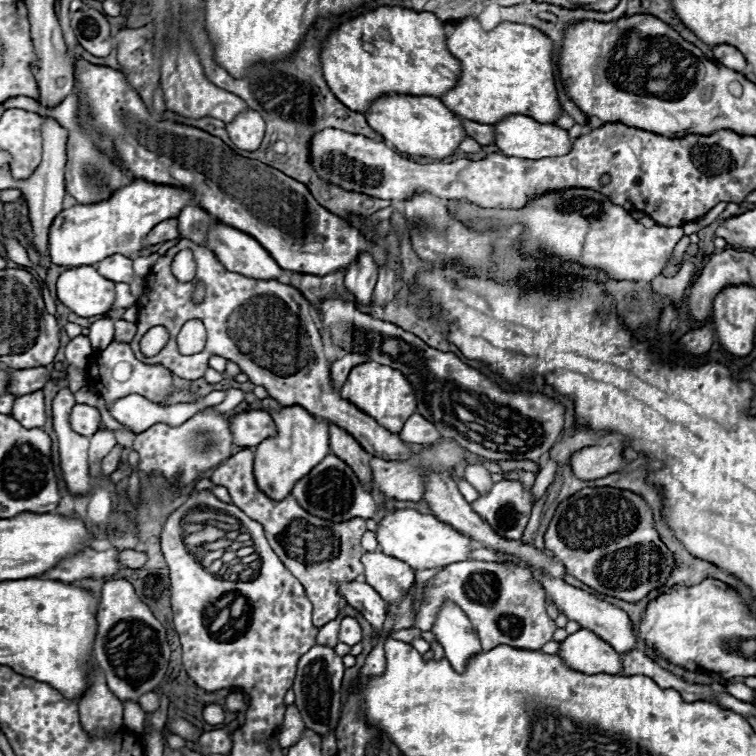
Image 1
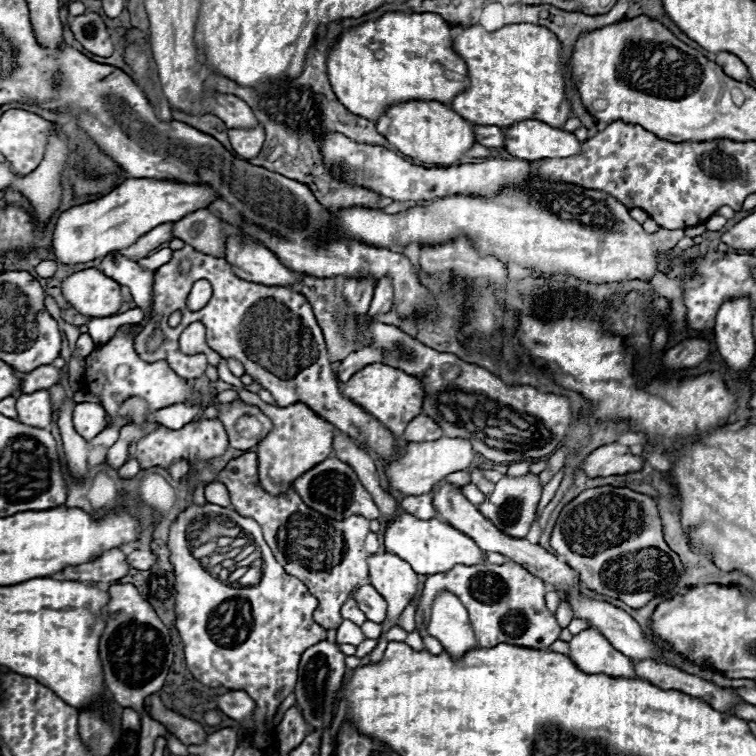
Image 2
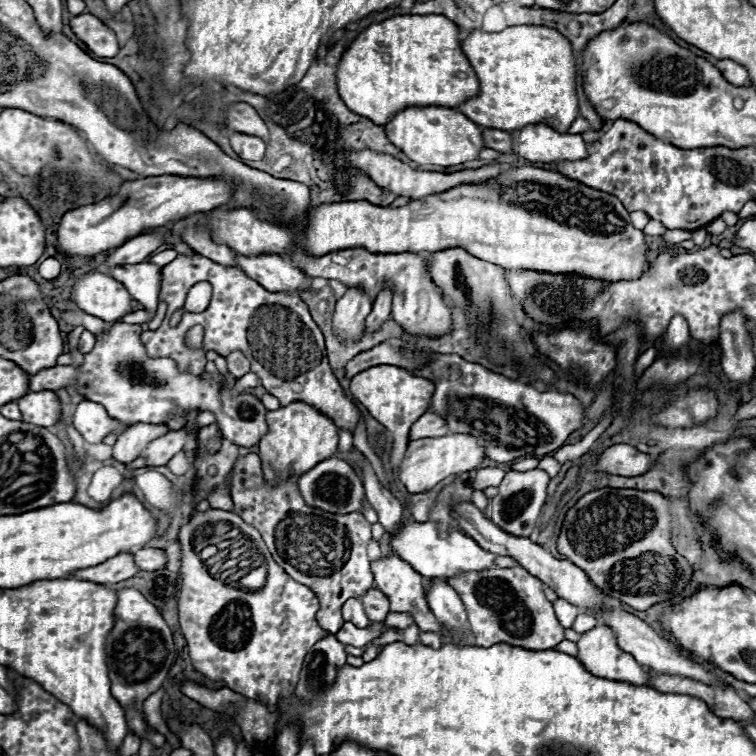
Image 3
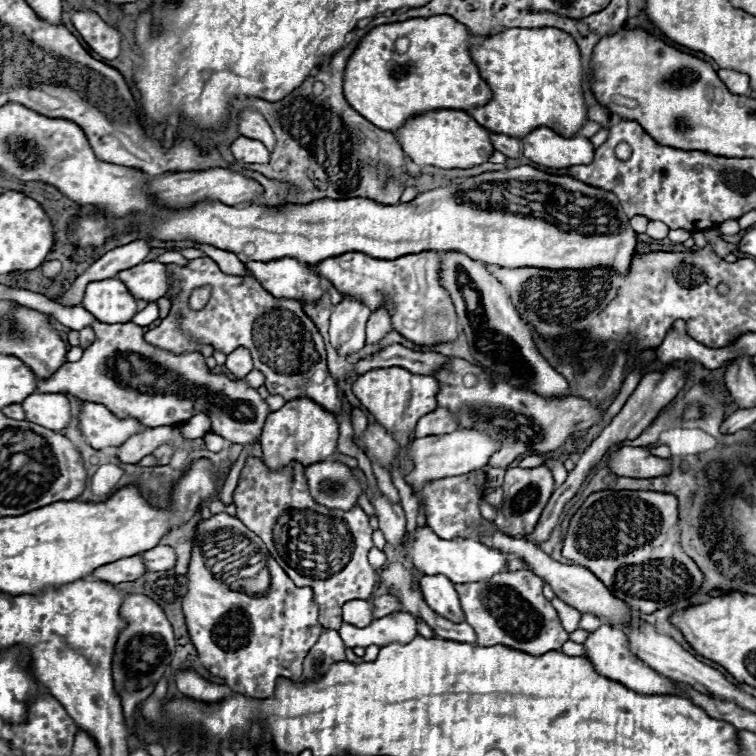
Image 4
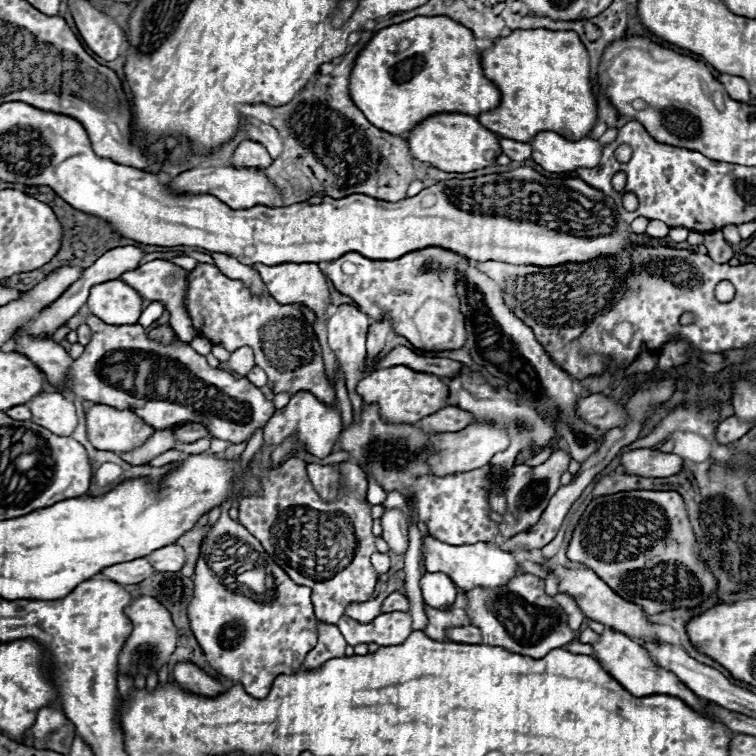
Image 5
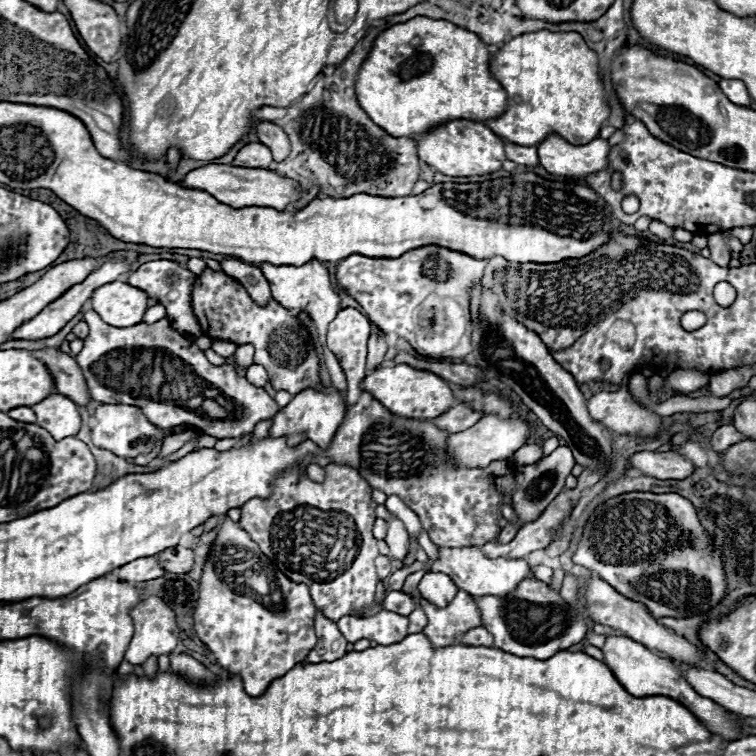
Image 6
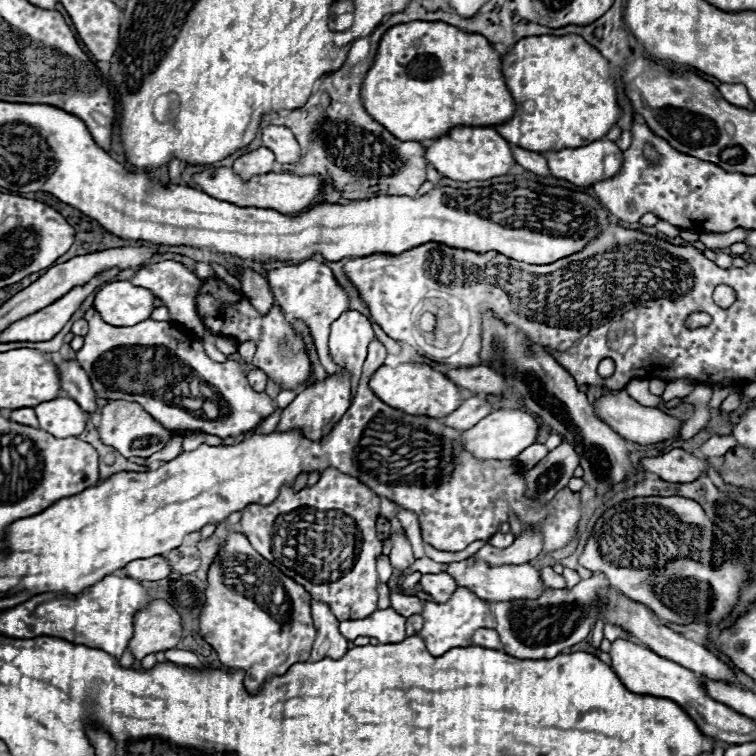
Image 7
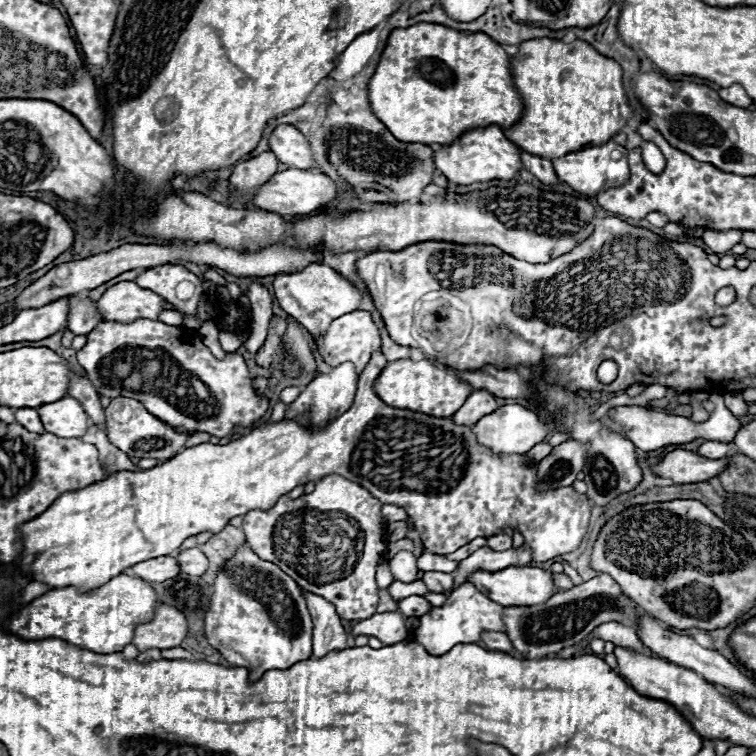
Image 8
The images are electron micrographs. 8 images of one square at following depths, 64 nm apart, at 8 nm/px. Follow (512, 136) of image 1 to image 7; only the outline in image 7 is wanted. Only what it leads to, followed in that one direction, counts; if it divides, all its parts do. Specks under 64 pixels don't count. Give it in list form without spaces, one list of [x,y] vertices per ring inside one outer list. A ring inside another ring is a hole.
[[[598,140],[582,148],[544,152],[550,174],[578,188],[592,188],[596,182],[614,178],[622,170],[622,150],[612,140]]]

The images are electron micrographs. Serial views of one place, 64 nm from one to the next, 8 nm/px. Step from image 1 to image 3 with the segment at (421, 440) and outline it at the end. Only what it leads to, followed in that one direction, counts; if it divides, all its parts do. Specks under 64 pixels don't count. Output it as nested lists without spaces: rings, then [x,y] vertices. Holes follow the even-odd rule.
[[[436,412],[422,414],[410,428],[410,440],[418,440],[418,436],[446,436],[450,430],[446,426],[446,418]]]

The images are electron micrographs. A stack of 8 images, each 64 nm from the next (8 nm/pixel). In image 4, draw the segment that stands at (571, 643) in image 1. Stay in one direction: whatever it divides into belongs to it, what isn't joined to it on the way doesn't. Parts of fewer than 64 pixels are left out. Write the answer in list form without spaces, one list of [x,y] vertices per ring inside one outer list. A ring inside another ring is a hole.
[[[602,624],[596,632],[590,632],[590,636],[584,642],[584,646],[586,646],[586,658],[590,658],[590,662],[594,664],[596,672],[604,674],[610,680],[620,682],[622,686],[626,686],[626,688],[630,688],[630,690],[634,690],[638,694],[680,694],[680,696],[690,698],[686,692],[682,692],[676,686],[676,682],[672,678],[658,674],[648,664],[644,664],[636,654],[632,654],[630,642],[628,642],[624,630],[620,630],[620,628]]]

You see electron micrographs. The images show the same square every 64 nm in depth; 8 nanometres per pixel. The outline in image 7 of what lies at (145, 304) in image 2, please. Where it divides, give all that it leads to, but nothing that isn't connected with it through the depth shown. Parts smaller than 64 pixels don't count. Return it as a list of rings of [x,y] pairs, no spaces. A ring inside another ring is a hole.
[[[164,260],[164,262],[156,262],[156,264],[146,264],[140,268],[140,272],[130,280],[132,284],[140,286],[140,288],[148,288],[154,292],[156,298],[160,298],[164,302],[164,306],[170,310],[170,316],[172,320],[180,326],[180,328],[186,328],[190,332],[194,332],[196,336],[202,336],[204,332],[204,324],[198,316],[198,308],[196,308],[196,296],[198,296],[198,290],[202,286],[202,280],[190,272],[184,264],[180,262],[174,262],[174,260]],[[190,284],[190,294],[182,294],[186,290],[186,286]]]

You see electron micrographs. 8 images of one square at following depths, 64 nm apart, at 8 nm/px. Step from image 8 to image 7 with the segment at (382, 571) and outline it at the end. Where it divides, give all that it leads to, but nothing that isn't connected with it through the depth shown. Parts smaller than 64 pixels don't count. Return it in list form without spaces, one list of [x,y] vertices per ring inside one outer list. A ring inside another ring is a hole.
[[[380,556],[380,558],[378,558],[378,576],[380,576],[380,582],[386,584],[386,582],[392,578],[392,574],[394,574],[394,570],[392,570],[392,566],[390,566],[388,556]]]

